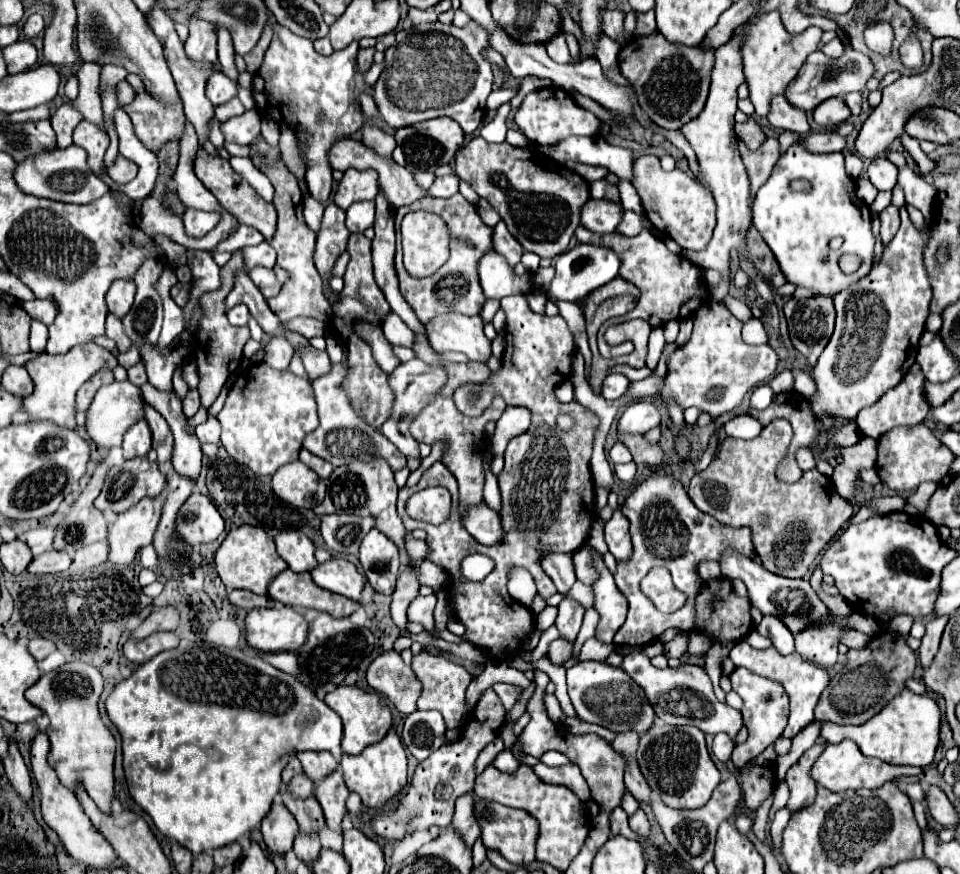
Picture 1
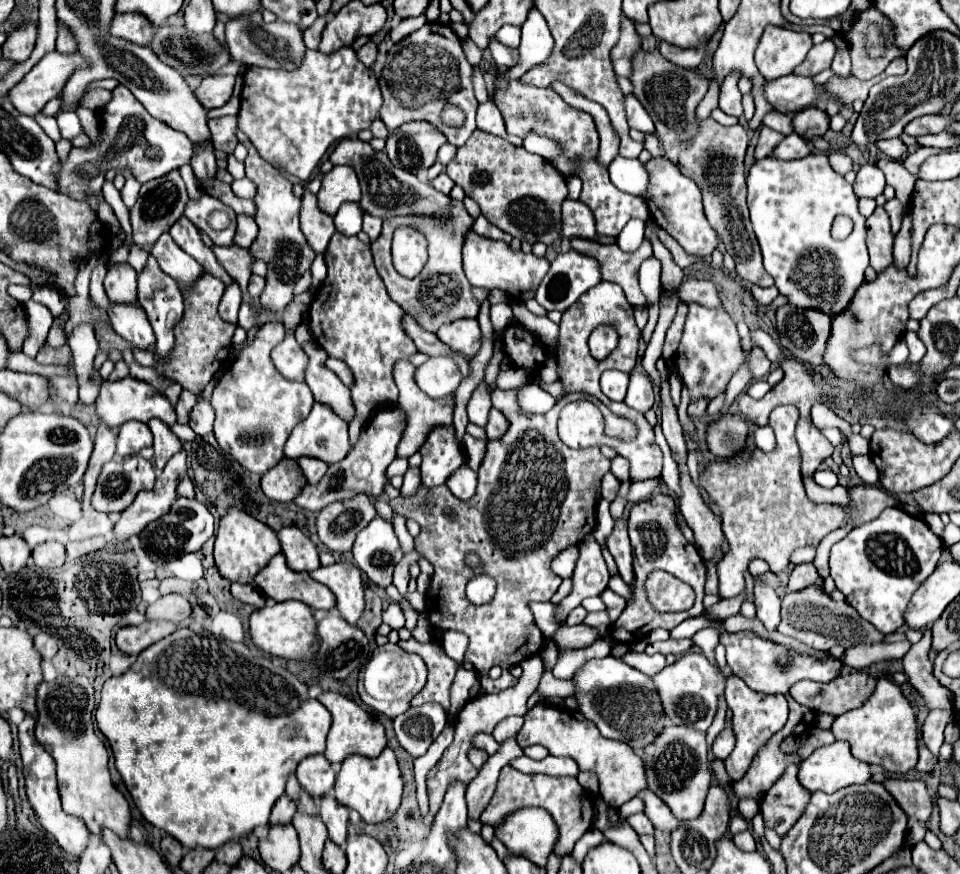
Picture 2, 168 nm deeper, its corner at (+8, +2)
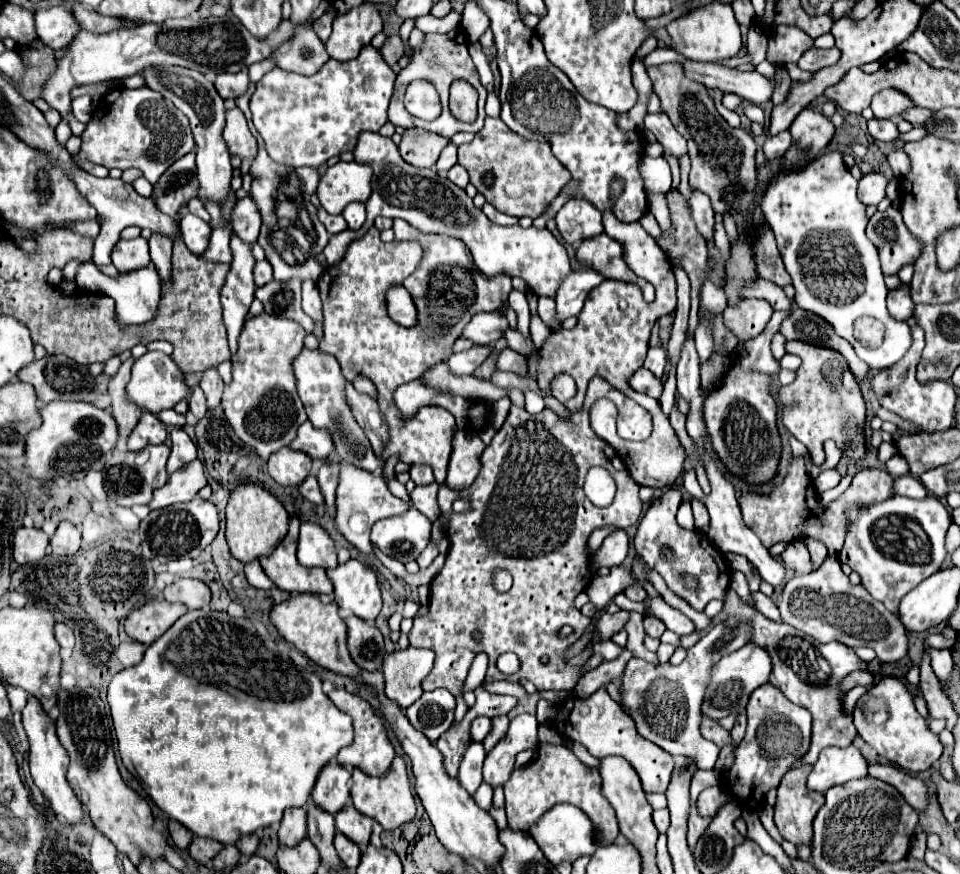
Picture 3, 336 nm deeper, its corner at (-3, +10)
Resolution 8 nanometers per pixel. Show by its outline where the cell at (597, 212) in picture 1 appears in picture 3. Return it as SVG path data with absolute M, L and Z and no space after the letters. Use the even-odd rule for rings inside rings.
M583 198L569 200L557 212L555 220L557 220L557 230L561 232L567 244L579 244L585 238L591 238L603 232L601 212Z

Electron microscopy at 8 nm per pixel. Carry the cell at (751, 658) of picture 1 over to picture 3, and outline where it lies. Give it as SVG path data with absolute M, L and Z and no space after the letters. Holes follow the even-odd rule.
M727 590L723 600L723 610L719 614L723 620L735 616L737 620L743 620L743 624L749 626L749 642L759 644L765 648L771 656L773 670L771 670L771 684L779 688L791 702L797 706L807 708L813 714L813 728L811 728L811 748L803 758L799 758L797 764L813 764L819 756L819 752L827 746L849 746L853 742L855 726L853 718L843 714L843 692L839 692L839 682L843 676L847 676L853 670L865 670L867 662L859 660L851 648L839 642L827 642L819 644L817 640L805 636L803 632L795 630L789 624L773 622L765 618L755 608L747 606L735 590Z

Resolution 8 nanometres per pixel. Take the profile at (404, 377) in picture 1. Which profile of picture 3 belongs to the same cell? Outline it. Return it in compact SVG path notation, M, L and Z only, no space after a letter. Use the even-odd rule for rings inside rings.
M473 346L465 352L453 354L447 360L447 366L455 376L471 376L475 372L475 368L479 368L479 364L483 364L483 360L487 358L489 352L491 352L491 346Z

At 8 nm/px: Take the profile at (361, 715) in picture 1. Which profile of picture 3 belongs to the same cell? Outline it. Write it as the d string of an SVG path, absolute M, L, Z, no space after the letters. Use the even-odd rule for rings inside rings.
M331 690L329 698L333 700L335 706L339 706L343 712L347 712L353 718L353 730L355 730L353 744L339 750L337 762L345 768L361 768L369 776L381 776L391 766L391 760L395 756L395 750L393 750L393 744L389 742L383 718L371 708L371 704L367 700L359 698L357 694L351 694L347 690Z

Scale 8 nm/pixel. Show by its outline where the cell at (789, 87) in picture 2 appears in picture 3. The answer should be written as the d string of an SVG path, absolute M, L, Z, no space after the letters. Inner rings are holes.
M685 62L683 64L687 76L705 84L707 88L719 88L723 92L733 92L743 96L753 104L763 104L771 100L777 80L765 78L759 72L739 72L735 68L725 68L719 64L703 64L703 62Z

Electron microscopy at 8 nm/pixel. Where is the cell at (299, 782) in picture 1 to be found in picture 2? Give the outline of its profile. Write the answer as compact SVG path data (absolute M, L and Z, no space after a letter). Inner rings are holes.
M284 794L284 796L278 800L278 804L272 808L270 826L276 826L276 824L290 824L294 814L296 814L296 804Z

